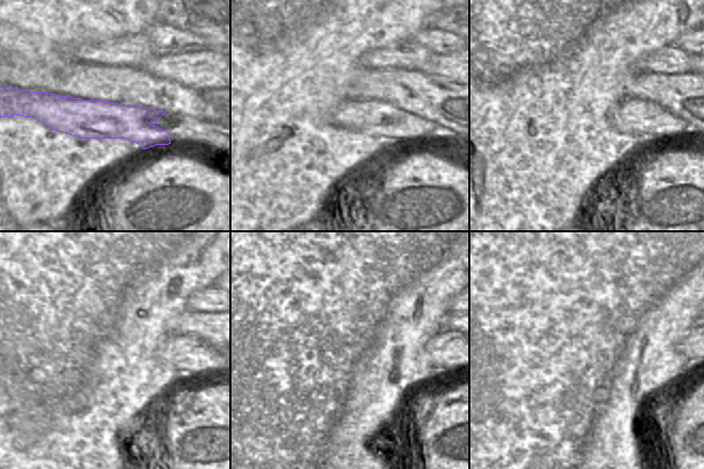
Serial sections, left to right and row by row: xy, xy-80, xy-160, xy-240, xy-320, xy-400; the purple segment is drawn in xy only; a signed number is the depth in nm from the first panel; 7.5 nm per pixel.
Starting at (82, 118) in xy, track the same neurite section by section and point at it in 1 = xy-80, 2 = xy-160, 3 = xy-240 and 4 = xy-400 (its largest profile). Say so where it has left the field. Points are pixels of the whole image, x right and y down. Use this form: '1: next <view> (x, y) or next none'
1: next xy-80 (372, 117)
2: next xy-160 (636, 116)
3: next xy-240 (191, 356)
4: next xy-400 (686, 346)

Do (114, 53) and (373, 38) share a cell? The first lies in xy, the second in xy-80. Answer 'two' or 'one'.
two

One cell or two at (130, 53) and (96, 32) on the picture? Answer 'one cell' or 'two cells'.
two cells

